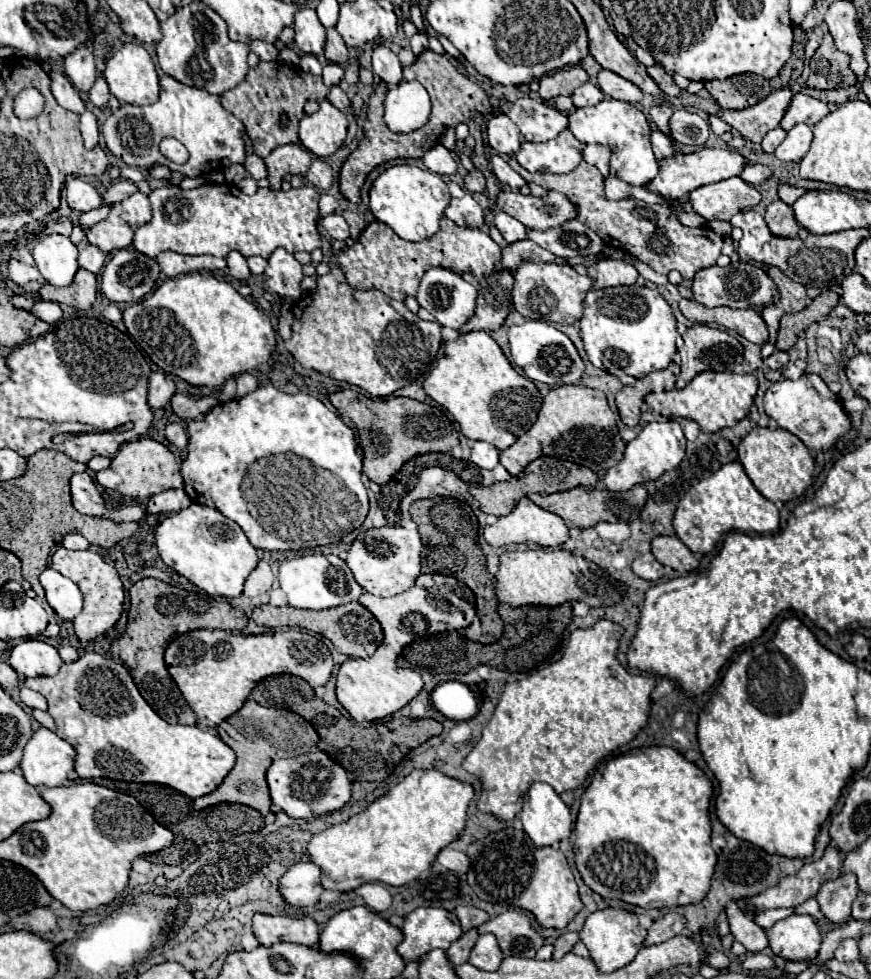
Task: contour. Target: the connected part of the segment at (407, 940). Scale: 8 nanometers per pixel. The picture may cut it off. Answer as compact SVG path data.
M416 908L404 918L404 940L396 952L406 960L418 960L434 948L448 950L450 942L462 936L458 918L444 908Z

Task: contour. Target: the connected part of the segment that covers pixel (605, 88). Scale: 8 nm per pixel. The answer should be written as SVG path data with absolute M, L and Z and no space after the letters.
M610 70L598 72L598 88L614 100L626 100L632 104L642 100L642 90L638 86L634 86L630 80L622 78Z

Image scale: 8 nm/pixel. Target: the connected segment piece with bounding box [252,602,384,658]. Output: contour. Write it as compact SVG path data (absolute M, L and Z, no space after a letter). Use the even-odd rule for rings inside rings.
M350 602L346 606L336 606L328 610L300 610L300 608L276 608L270 604L264 604L252 612L252 620L266 628L282 628L282 626L300 626L312 632L318 632L326 636L338 652L350 656L350 658L368 658L376 652L376 648L382 644L382 626L380 622L368 612L360 602Z

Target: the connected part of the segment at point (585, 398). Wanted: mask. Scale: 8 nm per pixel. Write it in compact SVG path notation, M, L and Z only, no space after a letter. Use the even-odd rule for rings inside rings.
M558 386L552 388L550 394L544 398L542 408L538 412L538 420L534 422L534 426L522 436L518 438L518 442L514 442L514 446L510 446L510 450L502 450L500 452L500 464L512 474L520 474L532 460L544 456L556 456L562 460L570 460L574 464L586 466L596 474L602 474L606 470L610 470L612 466L616 466L622 460L624 454L624 440L620 438L620 432L616 428L616 420L614 414L606 402L606 394L600 390L592 390L592 388L584 388L584 386Z

